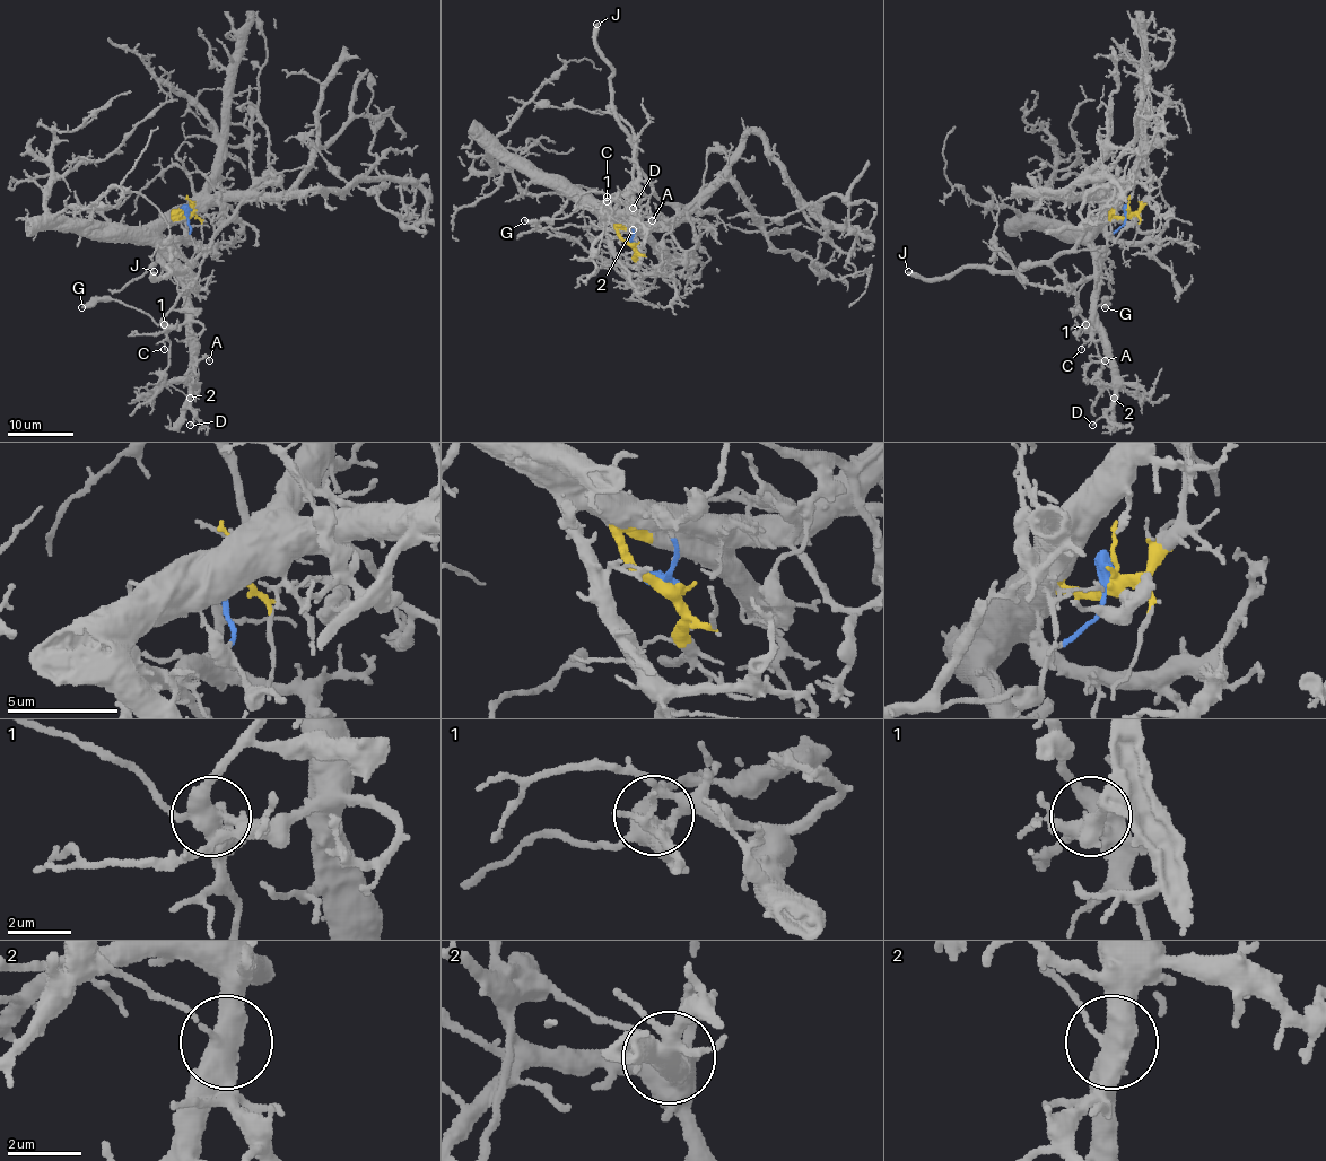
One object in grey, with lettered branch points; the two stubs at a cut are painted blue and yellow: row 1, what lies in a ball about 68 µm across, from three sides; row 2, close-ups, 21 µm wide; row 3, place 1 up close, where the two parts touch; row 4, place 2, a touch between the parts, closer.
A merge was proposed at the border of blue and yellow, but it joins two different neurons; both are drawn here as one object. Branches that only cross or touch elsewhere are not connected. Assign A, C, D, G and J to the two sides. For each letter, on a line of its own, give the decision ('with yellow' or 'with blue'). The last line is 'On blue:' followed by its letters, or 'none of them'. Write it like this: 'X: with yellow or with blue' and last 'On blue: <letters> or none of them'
A: with yellow
C: with blue
D: with yellow
G: with blue
J: with blue
On blue: C, G, J

